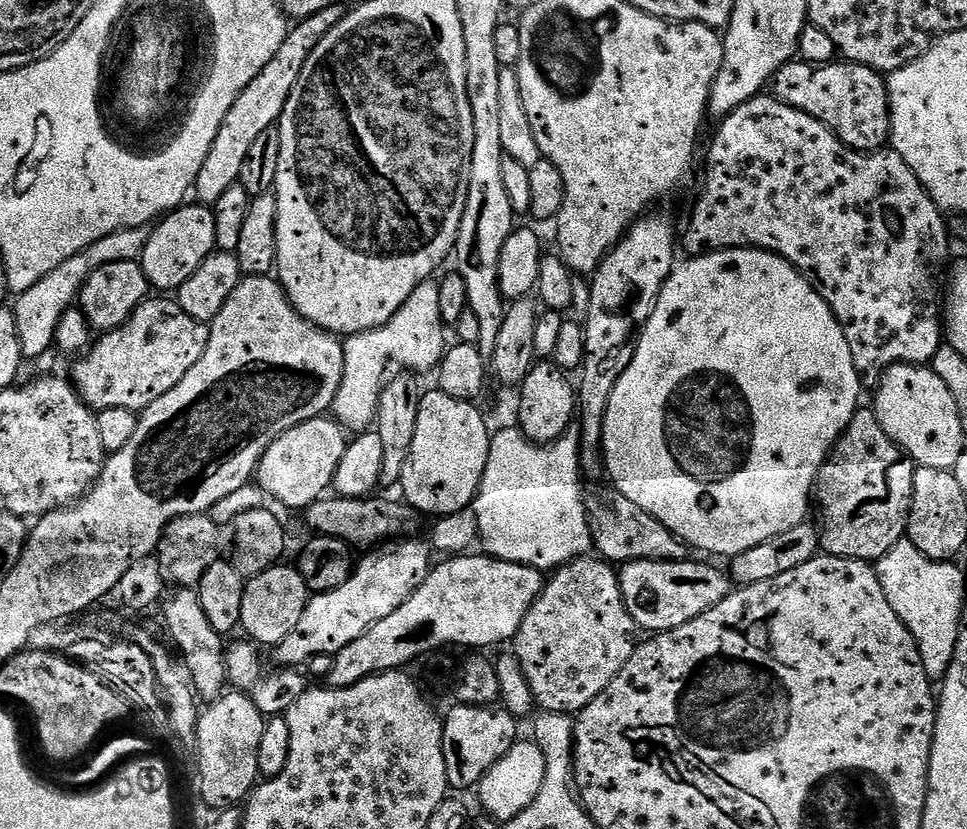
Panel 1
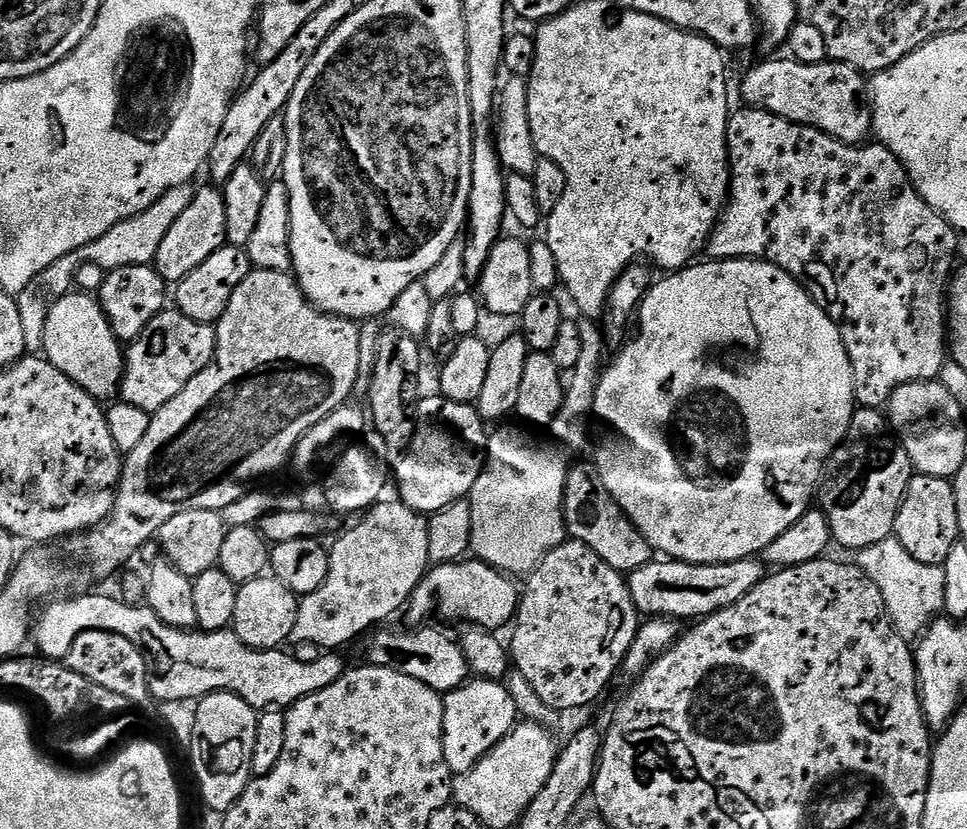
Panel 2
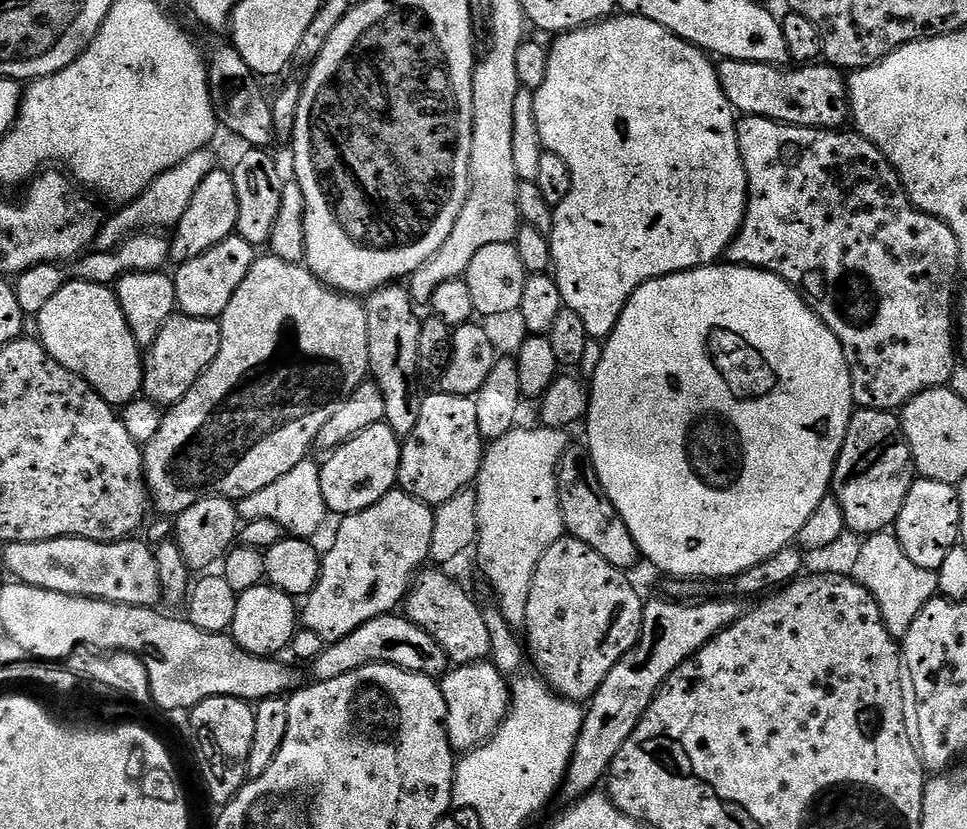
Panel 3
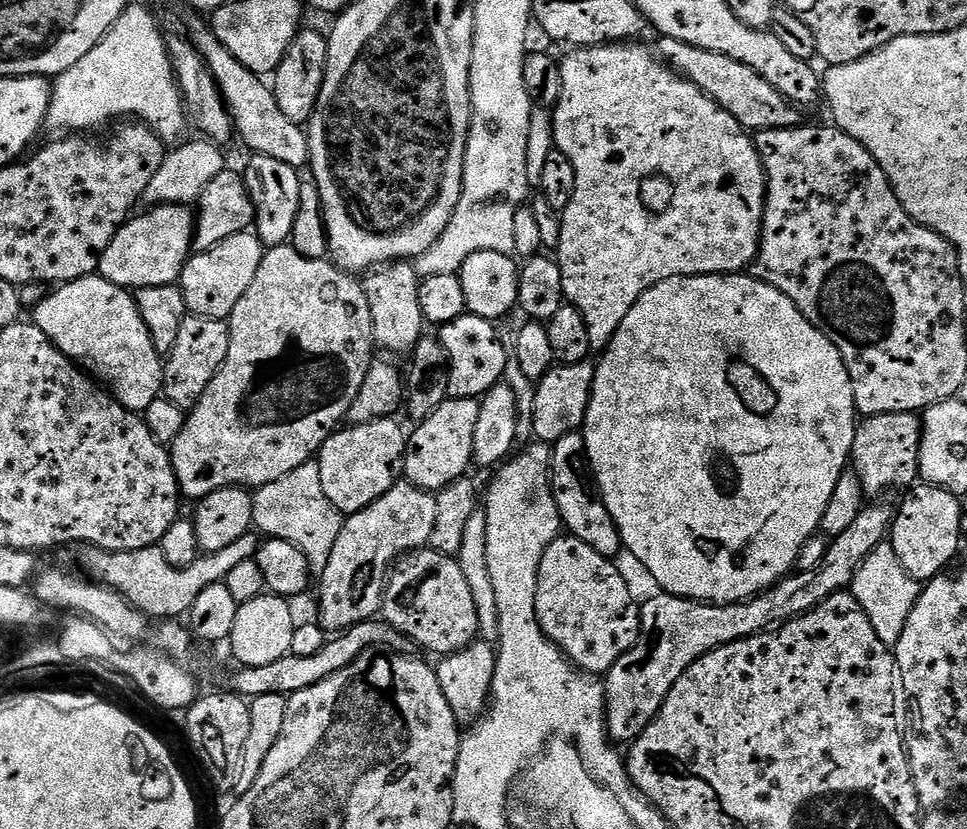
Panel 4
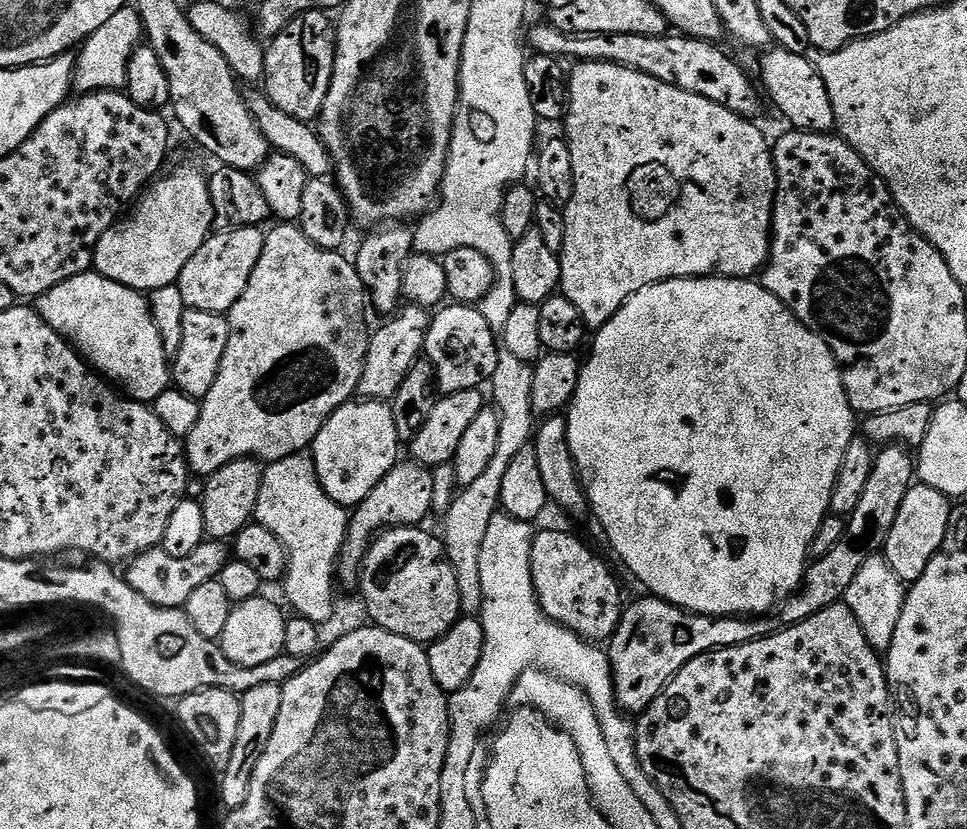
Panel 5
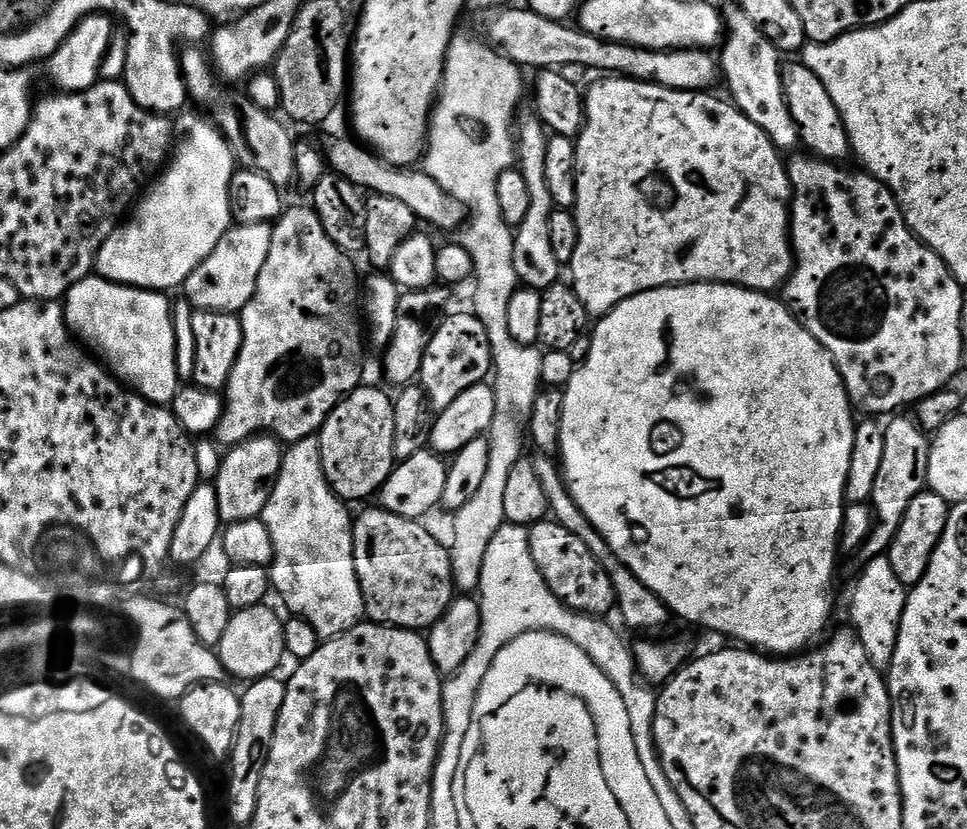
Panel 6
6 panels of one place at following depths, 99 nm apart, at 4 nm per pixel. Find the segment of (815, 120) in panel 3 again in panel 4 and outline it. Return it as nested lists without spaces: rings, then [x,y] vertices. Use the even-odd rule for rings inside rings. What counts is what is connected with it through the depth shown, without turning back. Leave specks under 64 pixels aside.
[[[660,36],[657,41],[654,48],[659,59],[663,60],[673,72],[679,72],[685,80],[701,88],[745,130],[758,133],[771,128],[794,128],[801,123],[801,109],[790,103],[782,94],[778,94],[778,90],[774,90],[774,86],[770,86],[770,82],[766,82],[766,78],[762,78],[758,70],[734,58],[726,58],[726,54],[721,52],[690,46],[690,42],[678,42],[678,38]]]

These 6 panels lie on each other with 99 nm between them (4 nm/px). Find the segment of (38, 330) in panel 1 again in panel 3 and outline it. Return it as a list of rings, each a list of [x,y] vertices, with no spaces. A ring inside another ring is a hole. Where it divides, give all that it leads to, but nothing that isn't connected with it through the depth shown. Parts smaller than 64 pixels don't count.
[[[199,148],[190,158],[186,158],[178,166],[163,172],[138,198],[134,198],[130,203],[117,207],[112,217],[105,219],[100,225],[100,232],[96,236],[94,245],[97,252],[114,252],[116,247],[127,240],[130,236],[145,230],[172,230],[176,223],[186,214],[190,202],[194,198],[194,193],[198,191],[198,186],[202,186],[206,174],[210,174],[218,166],[218,160],[208,148]]]

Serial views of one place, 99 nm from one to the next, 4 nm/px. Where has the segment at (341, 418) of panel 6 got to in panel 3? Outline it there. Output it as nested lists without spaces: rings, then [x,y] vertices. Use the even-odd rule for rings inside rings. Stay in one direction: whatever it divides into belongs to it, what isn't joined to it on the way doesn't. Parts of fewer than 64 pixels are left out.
[[[382,423],[370,426],[370,430],[362,430],[362,434],[350,438],[350,442],[327,453],[325,460],[328,461],[320,464],[320,477],[322,478],[322,498],[326,498],[329,513],[336,515],[337,512],[337,517],[343,518],[355,512],[361,512],[374,506],[374,502],[378,502],[385,494],[393,491],[400,479],[401,447],[401,437],[396,436],[388,424]]]

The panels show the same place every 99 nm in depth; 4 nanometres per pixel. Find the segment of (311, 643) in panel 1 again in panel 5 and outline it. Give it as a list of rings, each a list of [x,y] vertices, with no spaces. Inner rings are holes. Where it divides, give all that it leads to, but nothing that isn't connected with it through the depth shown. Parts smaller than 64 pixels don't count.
[[[397,462],[370,490],[370,494],[360,504],[357,504],[350,516],[348,533],[344,539],[344,550],[340,554],[338,565],[338,580],[341,585],[355,589],[360,582],[360,574],[364,567],[364,556],[372,546],[374,537],[389,529],[401,526],[420,526],[428,514],[433,511],[434,478],[433,473],[422,464],[415,462]]]

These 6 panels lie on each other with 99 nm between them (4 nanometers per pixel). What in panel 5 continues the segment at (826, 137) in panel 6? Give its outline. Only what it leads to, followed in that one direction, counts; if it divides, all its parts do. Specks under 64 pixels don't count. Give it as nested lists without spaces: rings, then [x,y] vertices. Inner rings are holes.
[[[779,46],[769,47],[761,56],[764,56],[760,60],[763,89],[767,97],[769,94],[772,98],[773,106],[792,123],[789,125],[798,132],[831,133],[836,128],[834,106],[830,106],[826,82],[822,82],[822,74],[818,74],[811,59],[808,56],[790,54],[790,50]]]

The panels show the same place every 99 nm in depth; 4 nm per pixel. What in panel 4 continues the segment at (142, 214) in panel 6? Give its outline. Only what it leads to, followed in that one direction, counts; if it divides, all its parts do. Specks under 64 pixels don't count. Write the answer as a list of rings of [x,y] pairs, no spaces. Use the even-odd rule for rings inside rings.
[[[158,204],[144,211],[148,212],[133,215],[116,231],[100,259],[98,275],[119,288],[135,290],[177,283],[185,262],[194,252],[192,237],[196,235],[196,217],[191,207]]]

